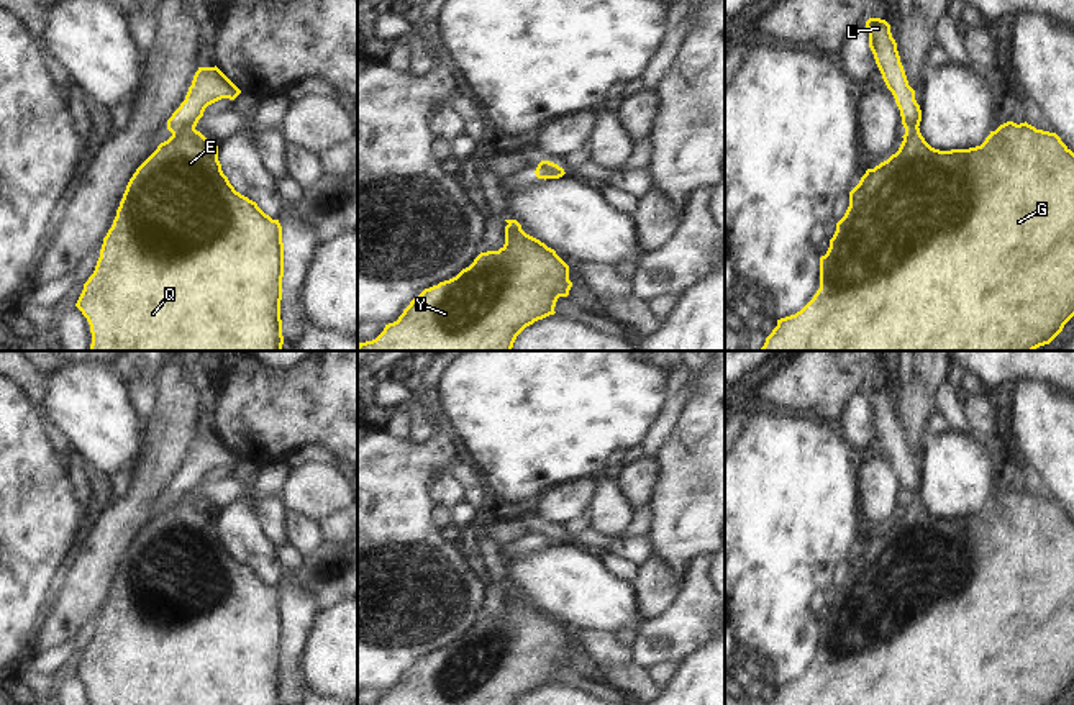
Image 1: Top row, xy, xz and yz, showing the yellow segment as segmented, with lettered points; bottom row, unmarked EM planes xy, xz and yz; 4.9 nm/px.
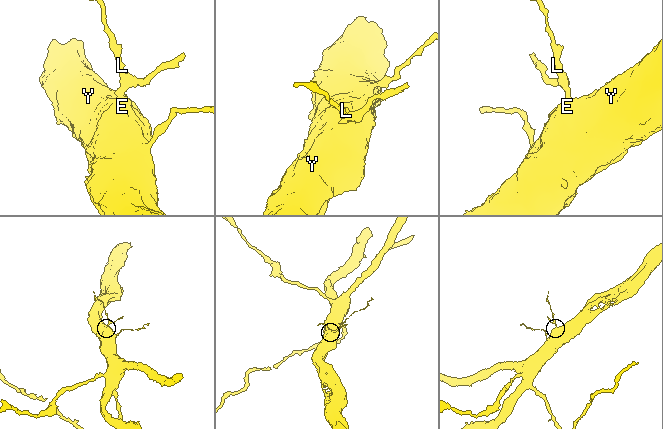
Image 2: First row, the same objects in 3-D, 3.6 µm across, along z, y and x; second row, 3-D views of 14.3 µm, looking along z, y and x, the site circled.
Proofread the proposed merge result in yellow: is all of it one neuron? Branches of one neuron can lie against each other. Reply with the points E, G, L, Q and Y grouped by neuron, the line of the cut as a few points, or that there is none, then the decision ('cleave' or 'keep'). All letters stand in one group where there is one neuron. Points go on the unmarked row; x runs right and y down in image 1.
groups E G Q Y / L; cut xy (194, 494), (172, 502); cleave

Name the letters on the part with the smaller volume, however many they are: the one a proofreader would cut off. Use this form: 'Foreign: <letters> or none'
Foreign: L

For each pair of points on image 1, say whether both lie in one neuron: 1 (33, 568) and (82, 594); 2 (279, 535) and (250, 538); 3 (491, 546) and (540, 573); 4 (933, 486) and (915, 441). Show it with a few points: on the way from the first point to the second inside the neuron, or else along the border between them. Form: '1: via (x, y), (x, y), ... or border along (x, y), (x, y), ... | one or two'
1: border along (77, 548), (54, 597) | two
2: border along (254, 502), (263, 525), (276, 545) | two
3: border along (504, 548), (505, 586) | two
4: border along (928, 440), (923, 445) | two

